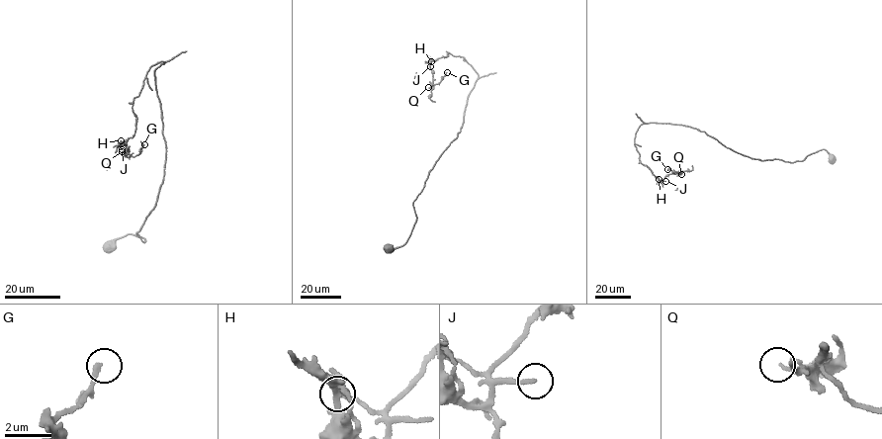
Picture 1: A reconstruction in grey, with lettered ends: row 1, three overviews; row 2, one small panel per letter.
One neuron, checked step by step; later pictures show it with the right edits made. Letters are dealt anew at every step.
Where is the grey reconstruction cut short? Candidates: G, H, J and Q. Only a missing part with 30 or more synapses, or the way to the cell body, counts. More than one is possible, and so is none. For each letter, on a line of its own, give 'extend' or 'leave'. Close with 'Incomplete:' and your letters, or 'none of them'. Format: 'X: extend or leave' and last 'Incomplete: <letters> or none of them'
G: leave
H: leave
J: leave
Q: leave
Incomplete: none of them

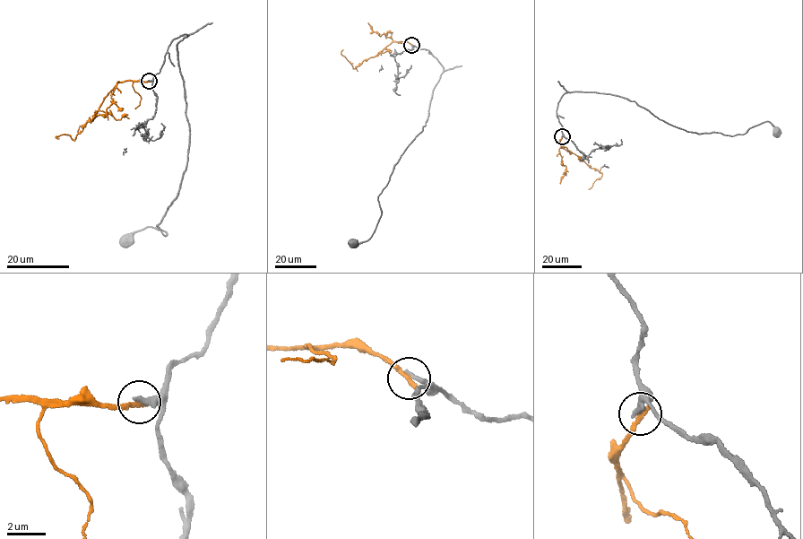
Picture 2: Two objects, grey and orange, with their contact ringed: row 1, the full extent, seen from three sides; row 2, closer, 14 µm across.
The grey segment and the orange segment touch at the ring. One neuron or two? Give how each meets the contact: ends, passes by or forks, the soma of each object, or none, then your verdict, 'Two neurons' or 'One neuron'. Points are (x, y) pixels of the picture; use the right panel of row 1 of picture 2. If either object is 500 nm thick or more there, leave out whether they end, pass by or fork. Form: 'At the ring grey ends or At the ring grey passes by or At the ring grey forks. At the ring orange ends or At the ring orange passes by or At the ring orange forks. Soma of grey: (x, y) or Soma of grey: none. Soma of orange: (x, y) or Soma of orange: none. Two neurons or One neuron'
At the ring grey ends. At the ring orange ends. Soma of grey: (777, 132). Soma of orange: none. Two neurons

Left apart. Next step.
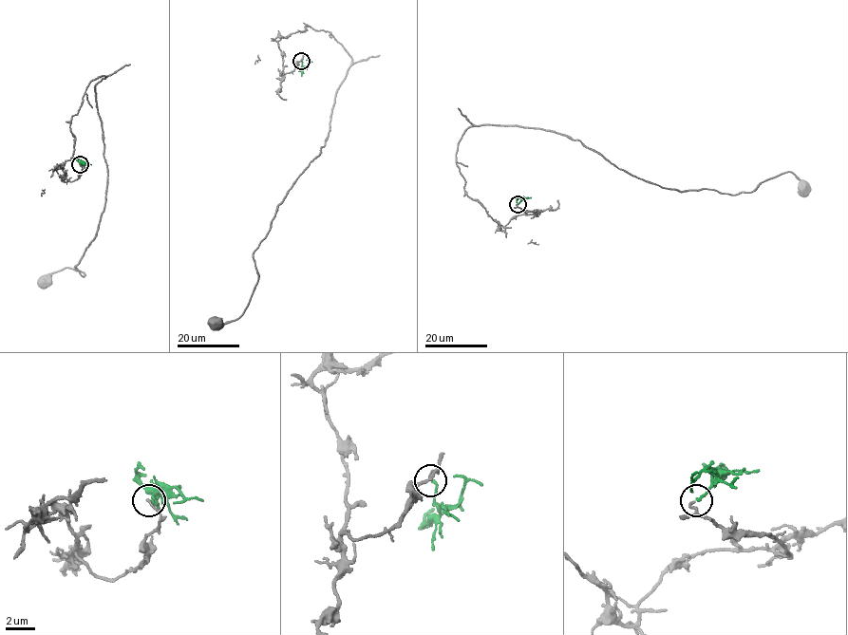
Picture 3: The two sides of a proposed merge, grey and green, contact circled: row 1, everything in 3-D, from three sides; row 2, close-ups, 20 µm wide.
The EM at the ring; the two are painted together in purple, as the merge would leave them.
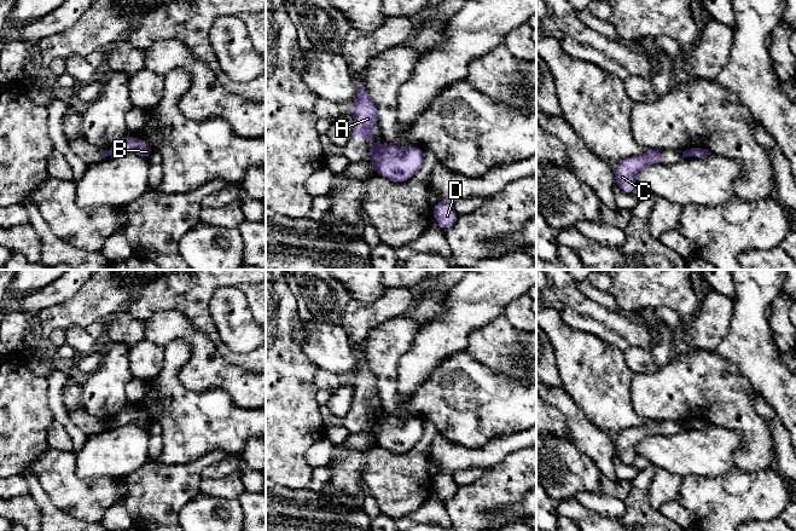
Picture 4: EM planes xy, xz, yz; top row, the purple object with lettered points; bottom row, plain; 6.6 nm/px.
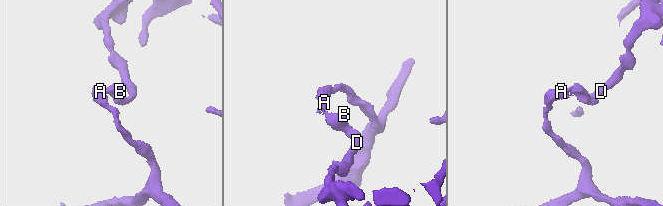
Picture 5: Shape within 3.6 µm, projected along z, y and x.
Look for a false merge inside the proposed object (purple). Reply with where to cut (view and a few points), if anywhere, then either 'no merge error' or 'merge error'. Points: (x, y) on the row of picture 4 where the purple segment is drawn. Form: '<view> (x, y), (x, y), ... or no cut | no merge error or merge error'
xz (379, 146), (372, 156) | merge error

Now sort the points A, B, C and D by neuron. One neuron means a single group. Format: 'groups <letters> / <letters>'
groups A C / B D

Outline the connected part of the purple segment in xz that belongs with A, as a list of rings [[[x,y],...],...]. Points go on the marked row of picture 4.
[[[359,85],[355,102],[348,109],[354,116],[354,128],[350,139],[362,137],[371,146],[371,155],[379,148],[372,139],[372,131],[378,125],[377,105],[370,98],[367,91]]]

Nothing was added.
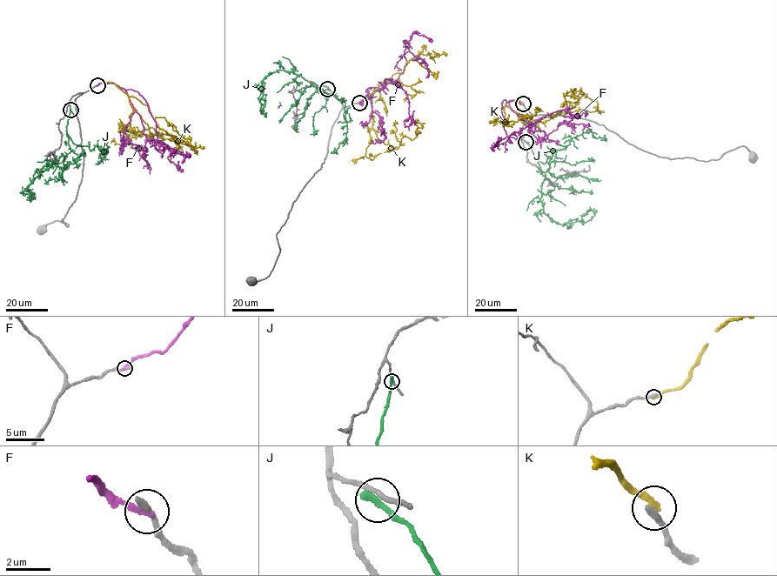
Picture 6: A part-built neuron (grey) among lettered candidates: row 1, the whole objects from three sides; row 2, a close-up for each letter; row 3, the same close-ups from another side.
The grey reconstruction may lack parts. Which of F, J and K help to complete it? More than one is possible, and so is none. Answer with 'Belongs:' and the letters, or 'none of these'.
Belongs: none of these

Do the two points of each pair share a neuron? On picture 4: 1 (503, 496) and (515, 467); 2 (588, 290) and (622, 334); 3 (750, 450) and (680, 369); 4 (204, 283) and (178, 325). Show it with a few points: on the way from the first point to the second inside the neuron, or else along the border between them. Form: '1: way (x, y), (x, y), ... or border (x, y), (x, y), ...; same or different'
1: way (504, 489), (515, 474); same
2: border (576, 287), (587, 296), (611, 310); different
3: way (744, 428), (702, 386); same
4: border (157, 311), (179, 310), (196, 328), (205, 334); different

